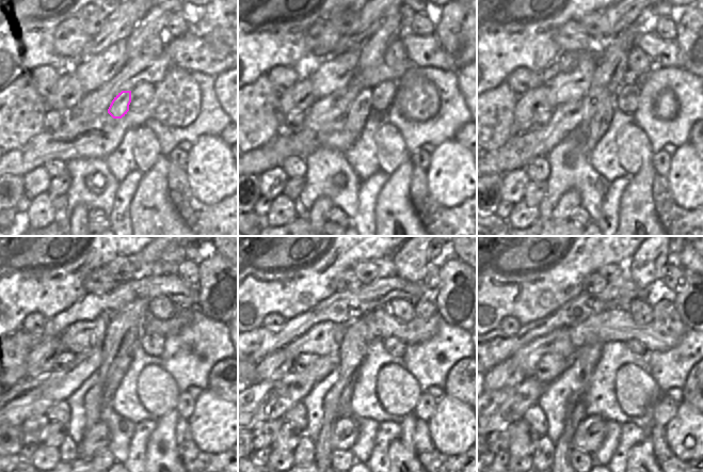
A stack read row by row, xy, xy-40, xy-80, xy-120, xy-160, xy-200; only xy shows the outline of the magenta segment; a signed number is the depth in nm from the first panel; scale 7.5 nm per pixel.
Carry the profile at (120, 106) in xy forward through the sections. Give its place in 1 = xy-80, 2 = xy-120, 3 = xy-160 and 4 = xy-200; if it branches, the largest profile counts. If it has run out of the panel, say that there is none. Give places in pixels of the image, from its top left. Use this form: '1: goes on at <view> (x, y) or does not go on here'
1: goes on at xy-80 (593, 130)
2: goes on at xy-120 (120, 367)
3: goes on at xy-160 (345, 405)
4: goes on at xy-200 (579, 411)

